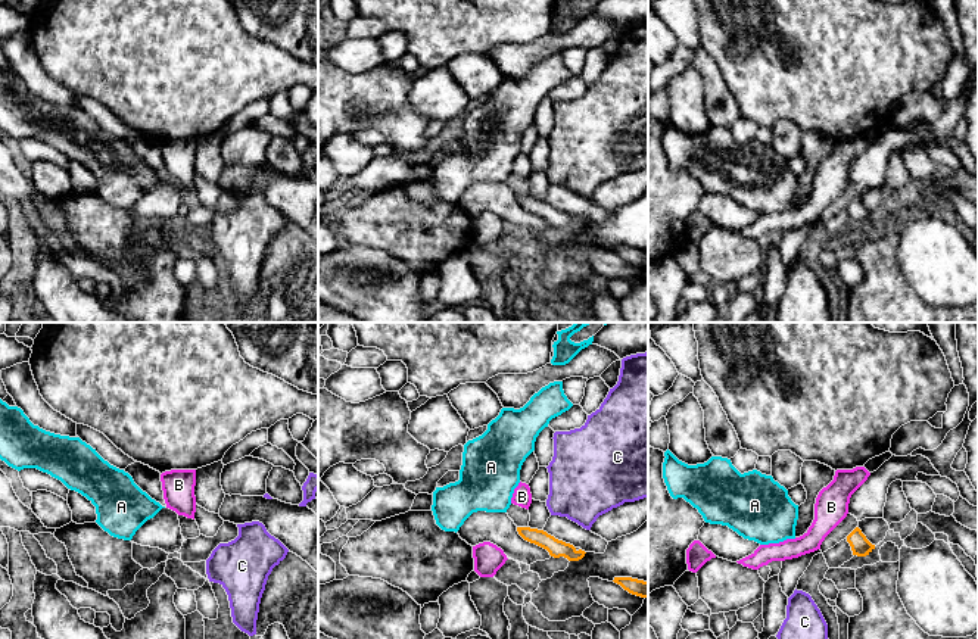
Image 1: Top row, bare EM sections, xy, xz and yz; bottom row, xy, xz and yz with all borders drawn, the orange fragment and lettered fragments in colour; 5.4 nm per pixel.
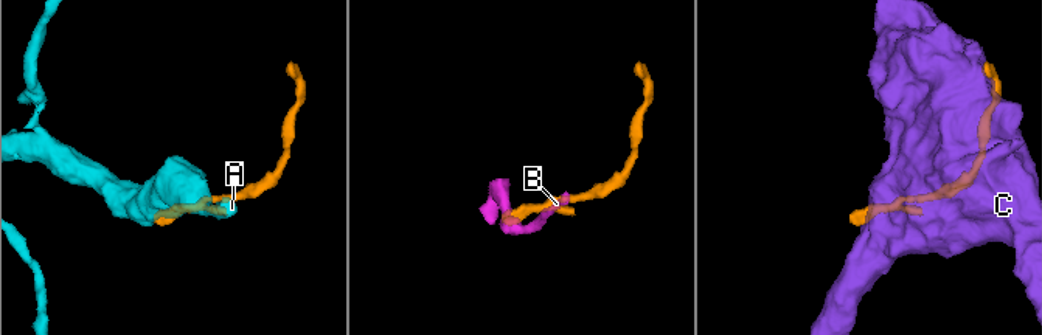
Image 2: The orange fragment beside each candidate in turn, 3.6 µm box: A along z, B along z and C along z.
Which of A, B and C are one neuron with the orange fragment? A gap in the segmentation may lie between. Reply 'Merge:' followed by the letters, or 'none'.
Merge: A

